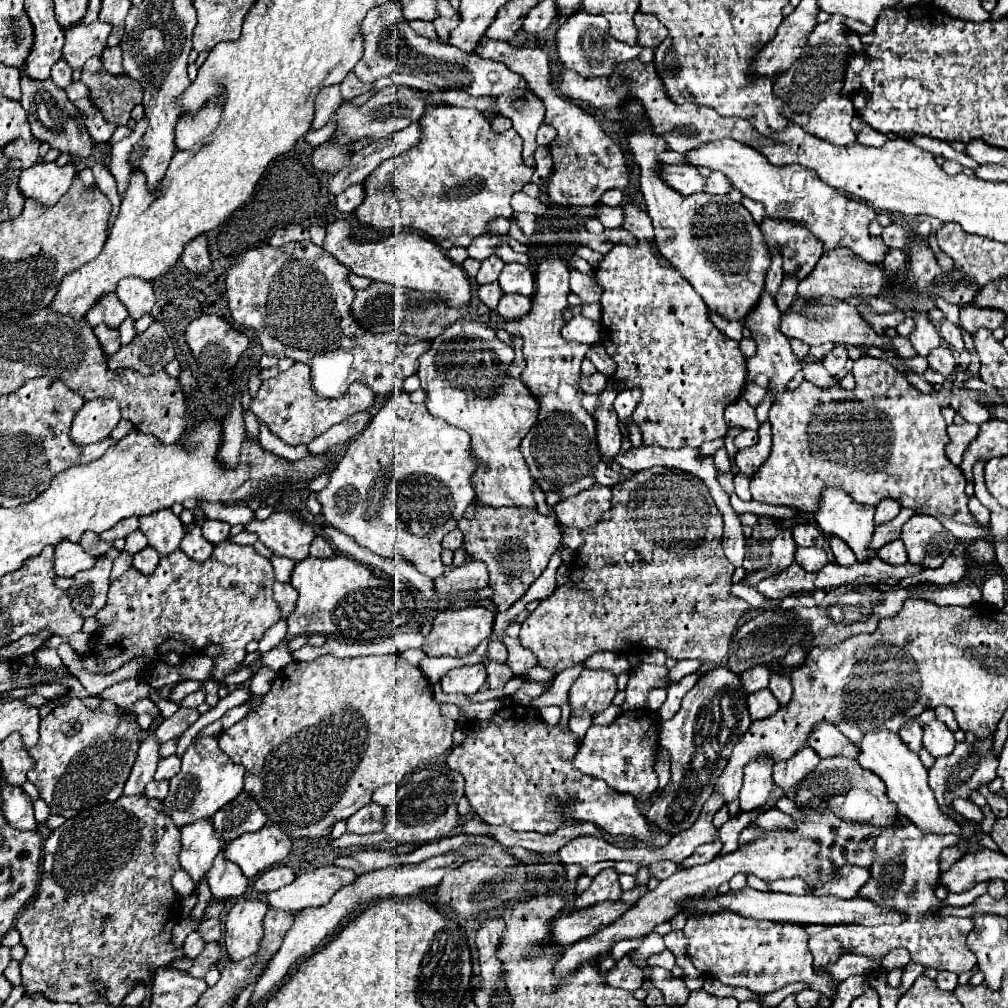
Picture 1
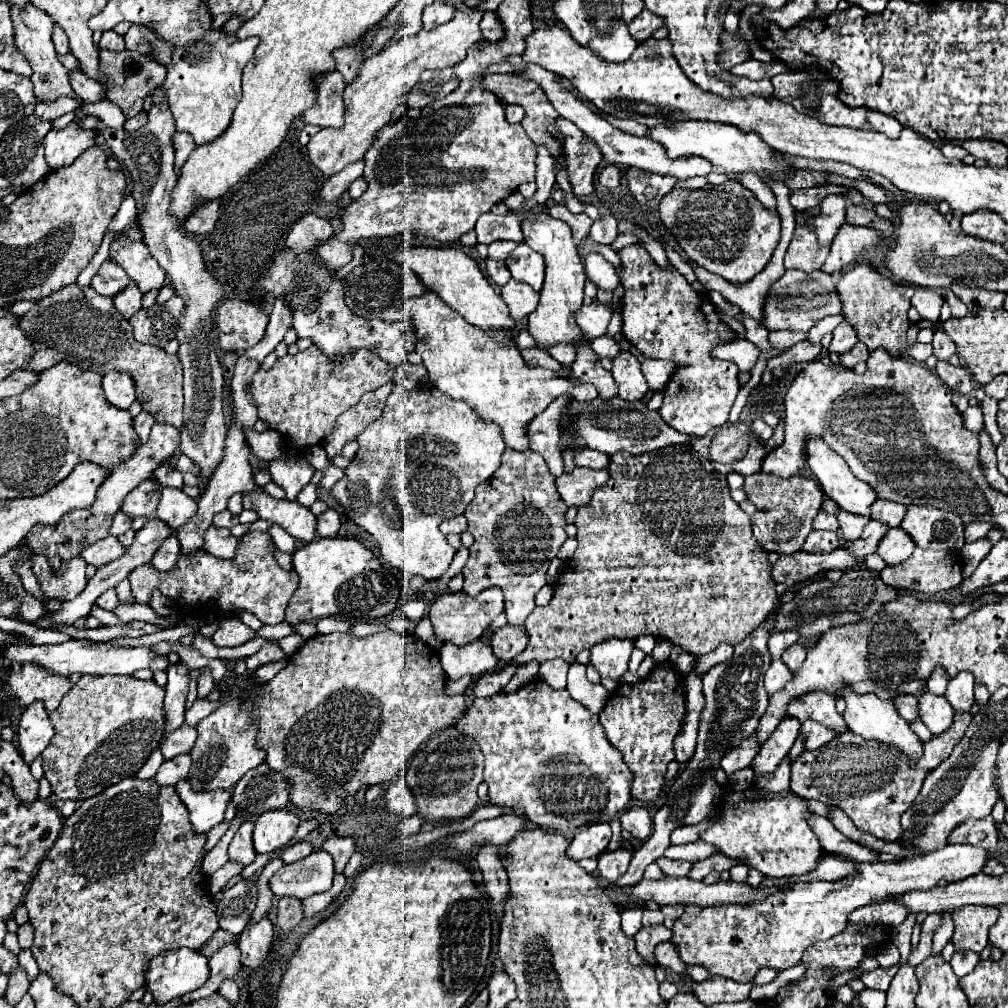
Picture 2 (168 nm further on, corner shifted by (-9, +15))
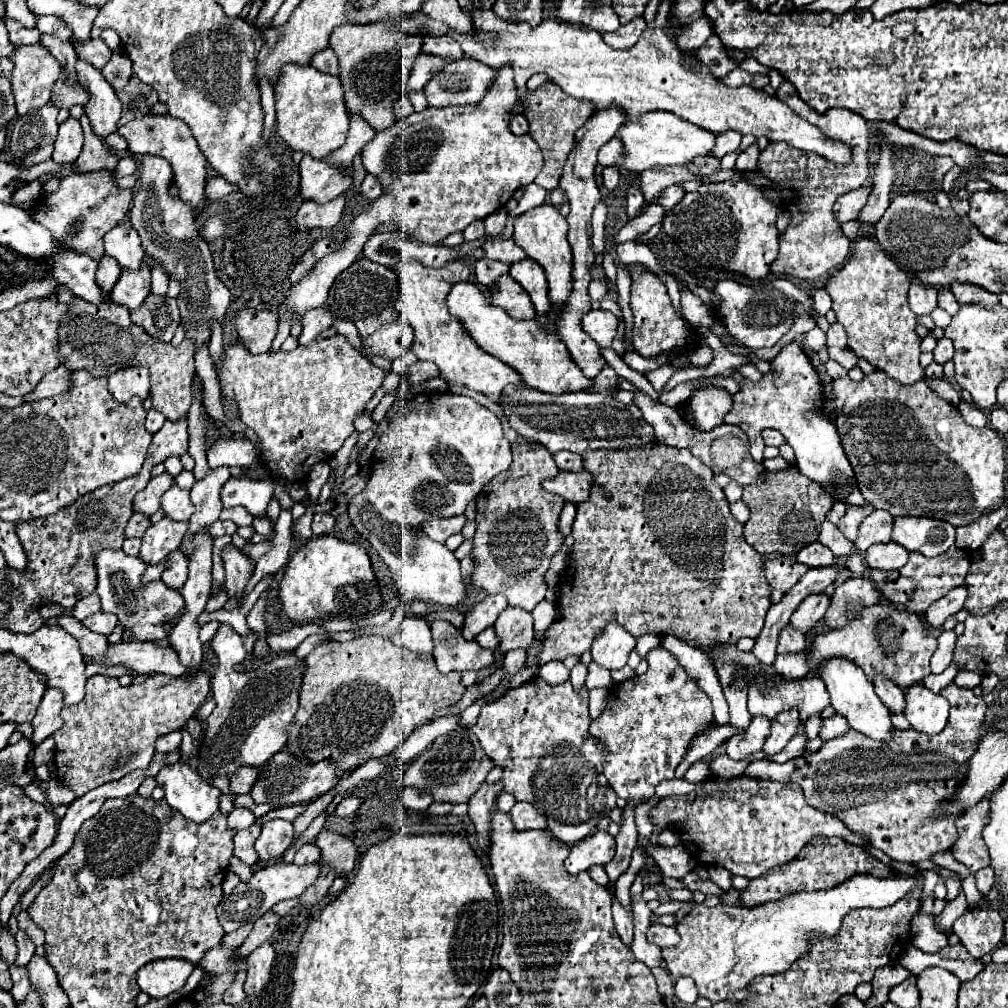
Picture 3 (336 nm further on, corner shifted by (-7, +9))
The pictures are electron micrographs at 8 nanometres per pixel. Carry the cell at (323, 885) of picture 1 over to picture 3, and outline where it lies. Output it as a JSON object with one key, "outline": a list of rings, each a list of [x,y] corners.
{"outline":[[[275,862],[271,866],[265,866],[263,870],[255,872],[249,882],[239,882],[233,892],[229,896],[223,896],[221,902],[217,904],[217,918],[223,926],[225,932],[233,932],[239,926],[247,924],[247,922],[255,922],[257,918],[261,918],[273,904],[281,902],[281,900],[289,900],[289,898],[297,898],[301,896],[309,886],[315,884],[315,880],[319,878],[321,868],[319,864],[283,864],[283,862]]]}

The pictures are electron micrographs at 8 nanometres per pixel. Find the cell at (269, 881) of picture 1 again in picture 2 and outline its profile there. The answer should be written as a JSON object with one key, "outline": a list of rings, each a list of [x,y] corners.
{"outline":[[[297,842],[297,844],[287,846],[287,848],[283,850],[281,860],[283,860],[285,864],[291,864],[291,862],[295,862],[295,860],[301,860],[301,858],[309,856],[311,852],[313,852],[313,846],[311,846],[309,842]]]}

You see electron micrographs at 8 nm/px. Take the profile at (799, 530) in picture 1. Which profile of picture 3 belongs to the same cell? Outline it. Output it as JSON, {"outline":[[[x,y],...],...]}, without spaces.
{"outline":[[[827,520],[821,524],[819,542],[825,544],[835,556],[849,556],[851,550],[853,550],[853,544],[843,536],[843,532],[835,524],[831,524]]]}

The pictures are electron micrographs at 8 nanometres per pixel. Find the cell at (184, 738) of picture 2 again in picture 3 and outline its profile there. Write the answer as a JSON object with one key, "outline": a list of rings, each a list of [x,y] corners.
{"outline":[[[169,732],[169,734],[163,734],[163,738],[157,738],[157,752],[161,754],[169,754],[169,752],[175,752],[181,748],[181,732]]]}

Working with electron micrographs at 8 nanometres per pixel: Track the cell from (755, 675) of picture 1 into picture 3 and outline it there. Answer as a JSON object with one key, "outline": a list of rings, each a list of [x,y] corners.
{"outline":[[[813,594],[813,596],[805,598],[801,602],[801,606],[795,610],[795,614],[791,616],[791,622],[789,622],[791,628],[795,628],[803,634],[809,632],[823,618],[827,606],[829,606],[829,596],[825,596],[825,594]]]}

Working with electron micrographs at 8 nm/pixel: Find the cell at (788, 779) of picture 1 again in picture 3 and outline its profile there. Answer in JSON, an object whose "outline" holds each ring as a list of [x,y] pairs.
{"outline":[[[839,714],[831,716],[831,718],[823,718],[821,720],[821,730],[819,730],[819,738],[825,742],[829,738],[837,738],[843,732],[847,732],[849,726],[847,722],[843,722],[843,718],[839,718]]]}

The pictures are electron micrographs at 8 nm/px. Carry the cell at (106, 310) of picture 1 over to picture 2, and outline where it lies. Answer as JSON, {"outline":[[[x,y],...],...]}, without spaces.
{"outline":[[[111,258],[105,260],[99,268],[99,272],[93,276],[91,286],[95,288],[95,292],[99,292],[101,296],[109,296],[113,298],[115,294],[119,294],[127,284],[131,282],[131,278],[125,274],[125,270],[113,262]]]}

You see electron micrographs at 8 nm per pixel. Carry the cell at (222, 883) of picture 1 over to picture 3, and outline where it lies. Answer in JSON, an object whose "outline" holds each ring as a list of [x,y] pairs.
{"outline":[[[251,824],[249,828],[239,830],[235,834],[235,850],[233,850],[233,856],[237,856],[247,866],[253,866],[259,860],[257,858],[257,852],[253,850],[253,842],[257,840],[259,832],[261,832],[261,826],[259,824]]]}

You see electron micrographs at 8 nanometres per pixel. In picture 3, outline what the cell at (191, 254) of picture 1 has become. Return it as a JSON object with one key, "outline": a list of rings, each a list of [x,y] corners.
{"outline":[[[143,116],[141,120],[131,120],[117,130],[129,144],[133,154],[155,154],[163,156],[173,166],[173,176],[179,188],[179,198],[191,206],[193,214],[199,216],[205,210],[205,178],[207,178],[207,160],[197,148],[197,142],[191,130],[177,118],[165,116]]]}

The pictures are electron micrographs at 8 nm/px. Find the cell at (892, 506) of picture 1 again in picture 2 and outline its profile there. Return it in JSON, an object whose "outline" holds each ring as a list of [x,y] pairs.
{"outline":[[[875,500],[871,506],[871,518],[889,526],[889,528],[897,528],[905,516],[907,508],[901,504],[893,504],[889,500]]]}

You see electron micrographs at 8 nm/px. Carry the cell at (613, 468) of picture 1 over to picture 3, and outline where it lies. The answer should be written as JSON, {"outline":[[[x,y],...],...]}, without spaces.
{"outline":[[[559,452],[555,454],[555,464],[559,466],[559,470],[569,470],[569,472],[581,472],[583,470],[583,458],[575,452]]]}

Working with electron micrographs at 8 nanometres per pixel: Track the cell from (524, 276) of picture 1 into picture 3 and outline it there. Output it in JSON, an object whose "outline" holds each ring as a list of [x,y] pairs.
{"outline":[[[523,258],[515,264],[511,264],[509,274],[513,280],[517,280],[527,290],[537,314],[547,314],[551,306],[547,300],[547,280],[545,280],[543,268],[535,260]]]}

